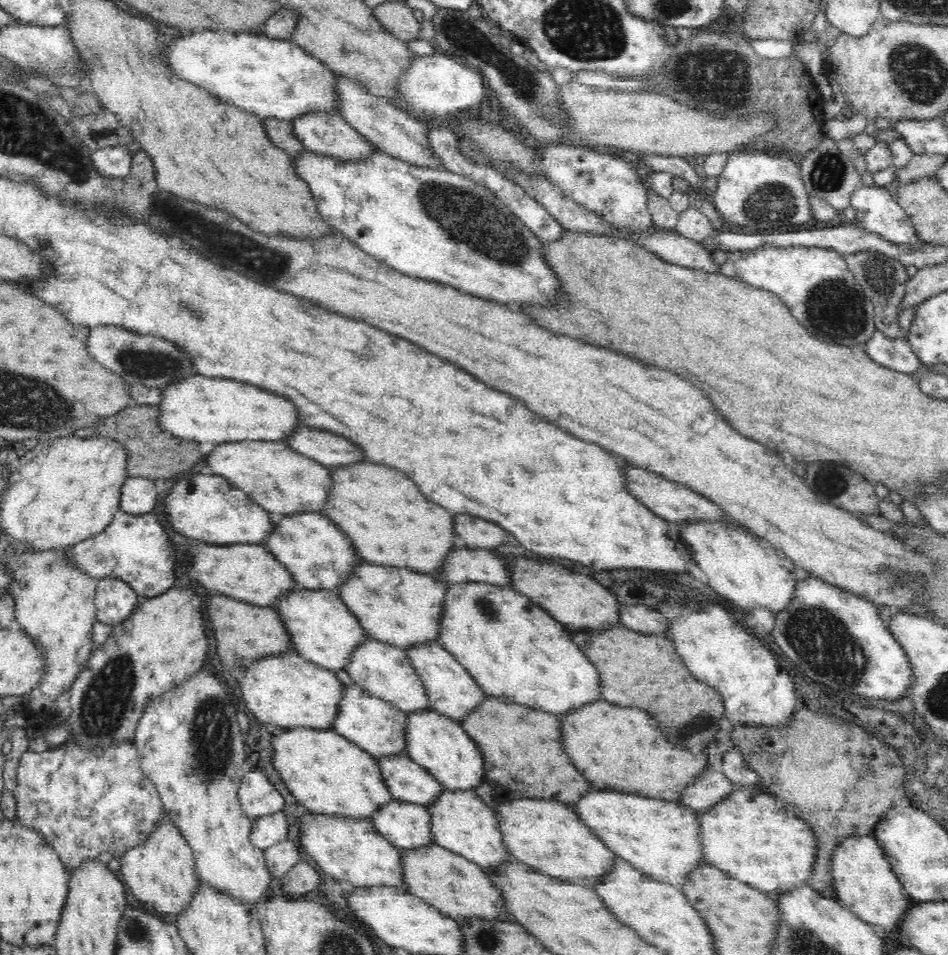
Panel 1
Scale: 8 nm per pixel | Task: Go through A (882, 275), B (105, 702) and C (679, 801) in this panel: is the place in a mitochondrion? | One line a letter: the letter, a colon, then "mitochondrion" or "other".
A: mitochondrion
B: mitochondrion
C: other

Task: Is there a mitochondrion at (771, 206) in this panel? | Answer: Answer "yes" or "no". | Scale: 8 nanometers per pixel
yes

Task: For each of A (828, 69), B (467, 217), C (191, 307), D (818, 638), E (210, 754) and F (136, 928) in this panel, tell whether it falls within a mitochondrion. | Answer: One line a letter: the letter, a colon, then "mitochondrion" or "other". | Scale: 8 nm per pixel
A: other
B: mitochondrion
C: mitochondrion
D: mitochondrion
E: mitochondrion
F: mitochondrion

